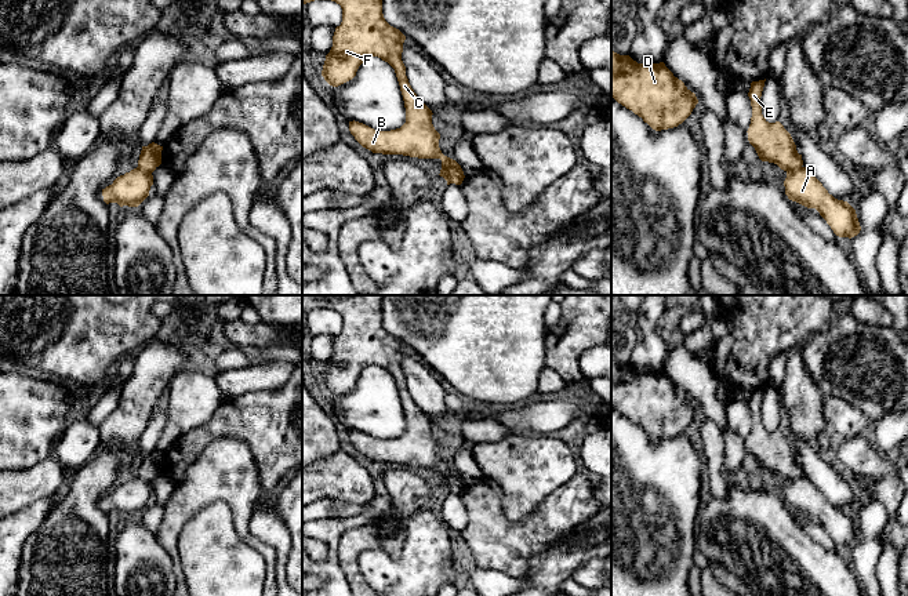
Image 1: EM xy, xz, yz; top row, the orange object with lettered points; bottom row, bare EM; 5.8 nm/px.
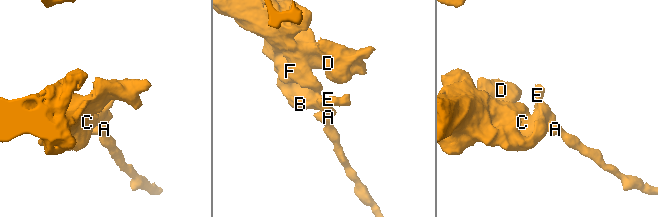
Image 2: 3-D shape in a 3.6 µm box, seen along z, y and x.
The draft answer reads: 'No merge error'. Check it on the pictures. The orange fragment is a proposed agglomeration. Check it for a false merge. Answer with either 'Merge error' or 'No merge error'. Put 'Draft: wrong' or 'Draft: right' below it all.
Merge error
Draft: wrong

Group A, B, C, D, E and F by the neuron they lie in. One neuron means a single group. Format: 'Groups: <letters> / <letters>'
Groups: A / B C D E F

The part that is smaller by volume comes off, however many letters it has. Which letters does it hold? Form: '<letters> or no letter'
B, C, D, E, F

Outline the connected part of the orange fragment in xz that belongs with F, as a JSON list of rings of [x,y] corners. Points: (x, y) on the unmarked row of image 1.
[[[302,295],[302,312],[331,309],[342,317],[342,331],[335,337],[333,356],[326,364],[322,385],[338,396],[356,385],[366,367],[378,366],[396,382],[406,417],[406,432],[396,439],[378,440],[349,430],[355,448],[373,462],[440,468],[464,486],[461,475],[439,457],[440,443],[432,433],[432,419],[417,406],[402,370],[406,345],[391,335],[382,323],[384,295]]]

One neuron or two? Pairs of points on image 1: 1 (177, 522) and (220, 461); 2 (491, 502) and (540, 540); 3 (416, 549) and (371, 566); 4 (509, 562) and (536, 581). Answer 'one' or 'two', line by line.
1: one
2: one
3: one
4: two

